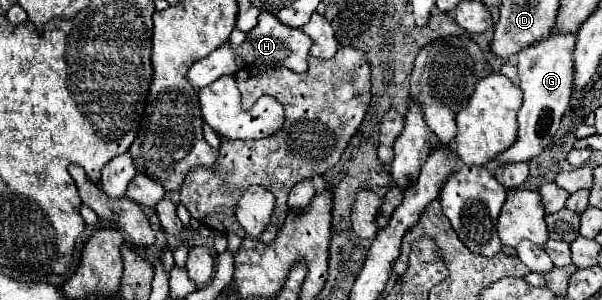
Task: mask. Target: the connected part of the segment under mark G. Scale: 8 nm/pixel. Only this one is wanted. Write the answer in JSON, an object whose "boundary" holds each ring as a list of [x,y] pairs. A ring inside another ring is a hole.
{"boundary":[[[558,33],[550,35],[544,41],[522,49],[516,55],[516,67],[520,75],[520,89],[524,93],[524,105],[518,111],[518,139],[512,147],[508,147],[500,157],[492,159],[494,167],[502,167],[508,163],[524,163],[538,157],[552,141],[554,133],[560,127],[562,115],[570,103],[572,95],[572,79],[574,79],[574,63],[572,63],[572,49],[574,49],[576,35]]]}

